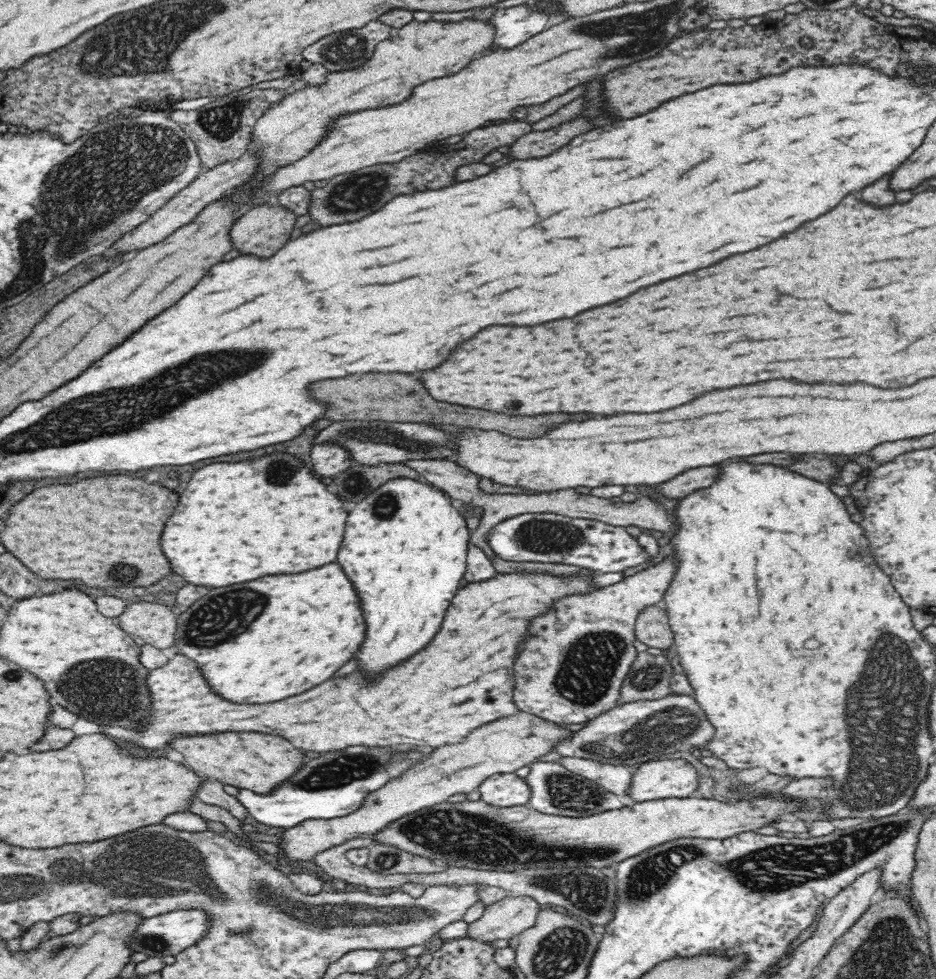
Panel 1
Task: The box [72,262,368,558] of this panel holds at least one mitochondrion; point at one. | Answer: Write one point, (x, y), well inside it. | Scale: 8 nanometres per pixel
(280, 470)

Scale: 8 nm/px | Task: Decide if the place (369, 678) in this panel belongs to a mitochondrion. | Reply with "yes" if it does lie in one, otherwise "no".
no

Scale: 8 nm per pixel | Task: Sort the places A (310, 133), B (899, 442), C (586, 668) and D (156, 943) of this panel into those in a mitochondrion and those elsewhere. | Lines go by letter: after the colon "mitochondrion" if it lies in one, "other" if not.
A: other
B: other
C: mitochondrion
D: mitochondrion

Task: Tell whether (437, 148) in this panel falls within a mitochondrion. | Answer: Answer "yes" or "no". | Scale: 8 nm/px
no

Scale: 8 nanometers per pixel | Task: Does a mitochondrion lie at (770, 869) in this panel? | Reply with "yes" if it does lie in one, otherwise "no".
yes

